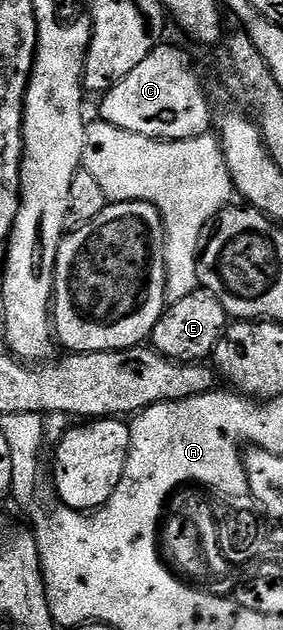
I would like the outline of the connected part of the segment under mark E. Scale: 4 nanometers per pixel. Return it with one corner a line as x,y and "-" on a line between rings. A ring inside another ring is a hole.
198,289
183,297
183,301
175,301
166,306
153,330
151,346
154,351
166,355
168,359
174,359
177,363
199,363
212,356
226,326
227,316
223,305
219,305
211,292

